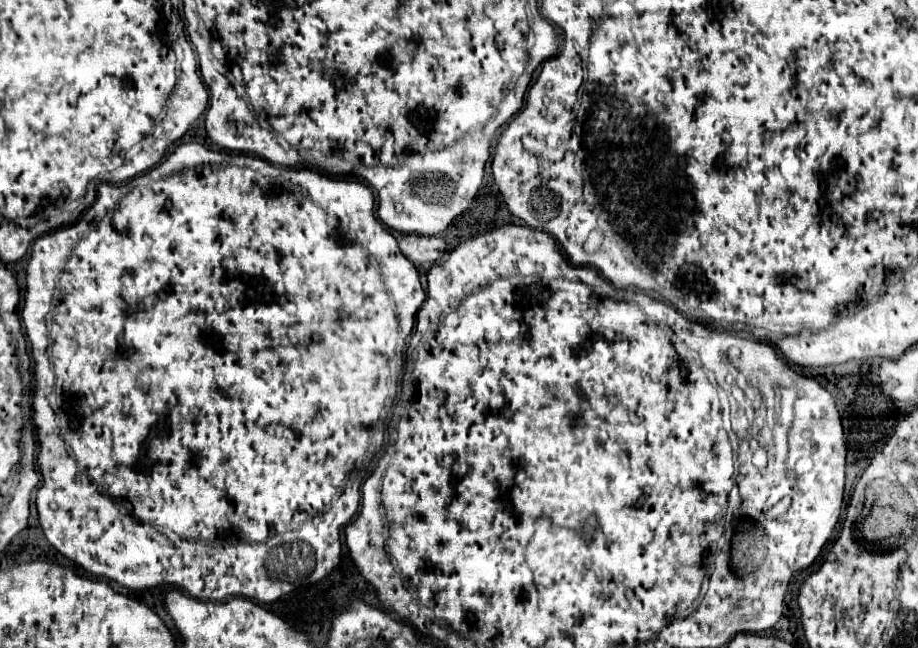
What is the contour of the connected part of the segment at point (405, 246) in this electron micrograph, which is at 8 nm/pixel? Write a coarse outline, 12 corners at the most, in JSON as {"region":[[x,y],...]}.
{"region":[[401,235],[397,245],[415,265],[435,263],[445,253],[441,237]]}

